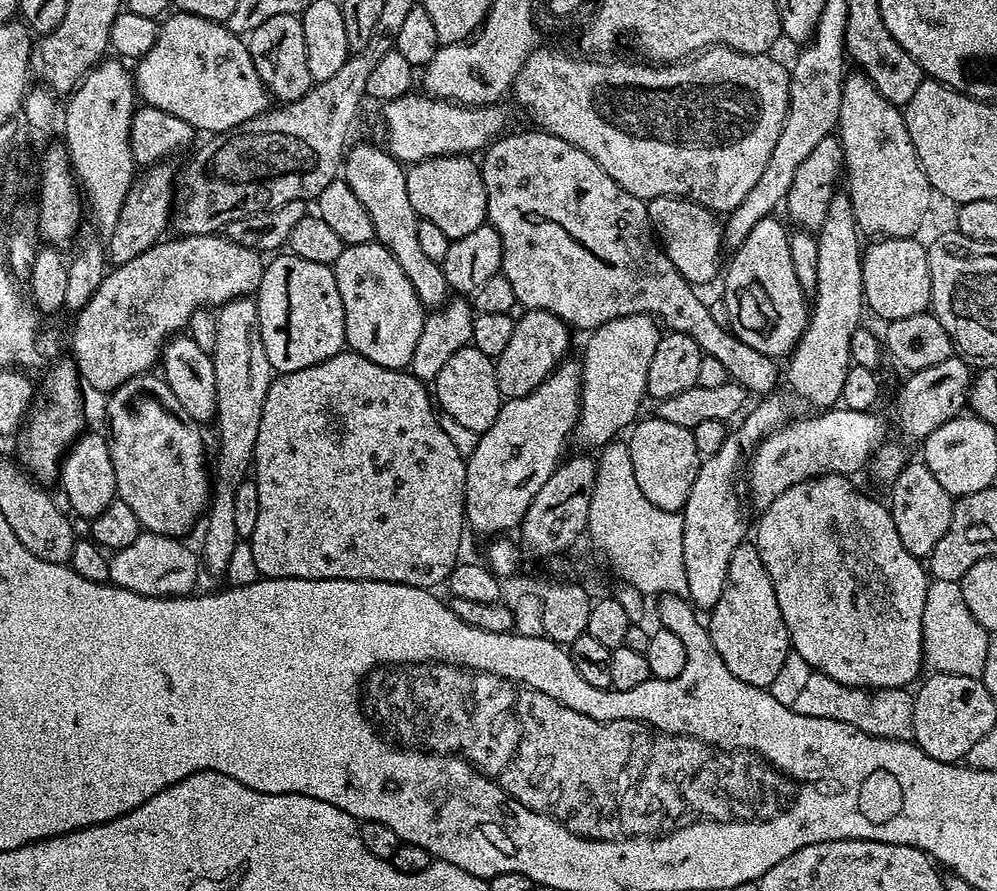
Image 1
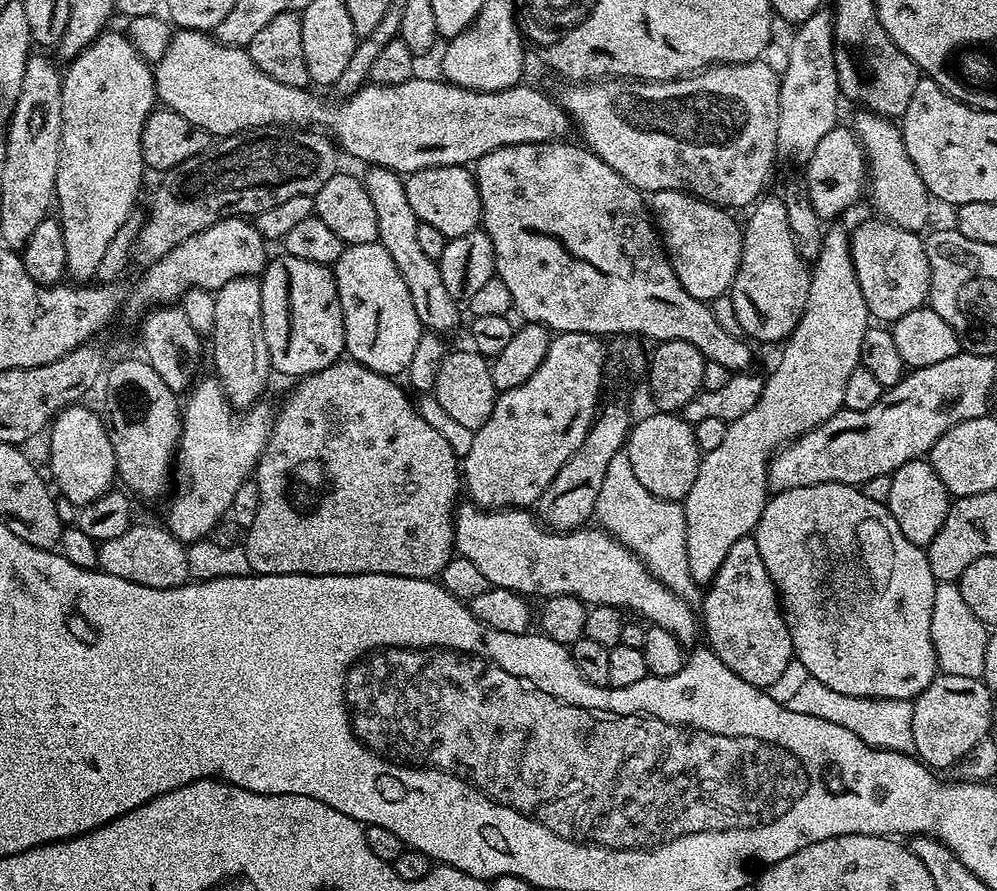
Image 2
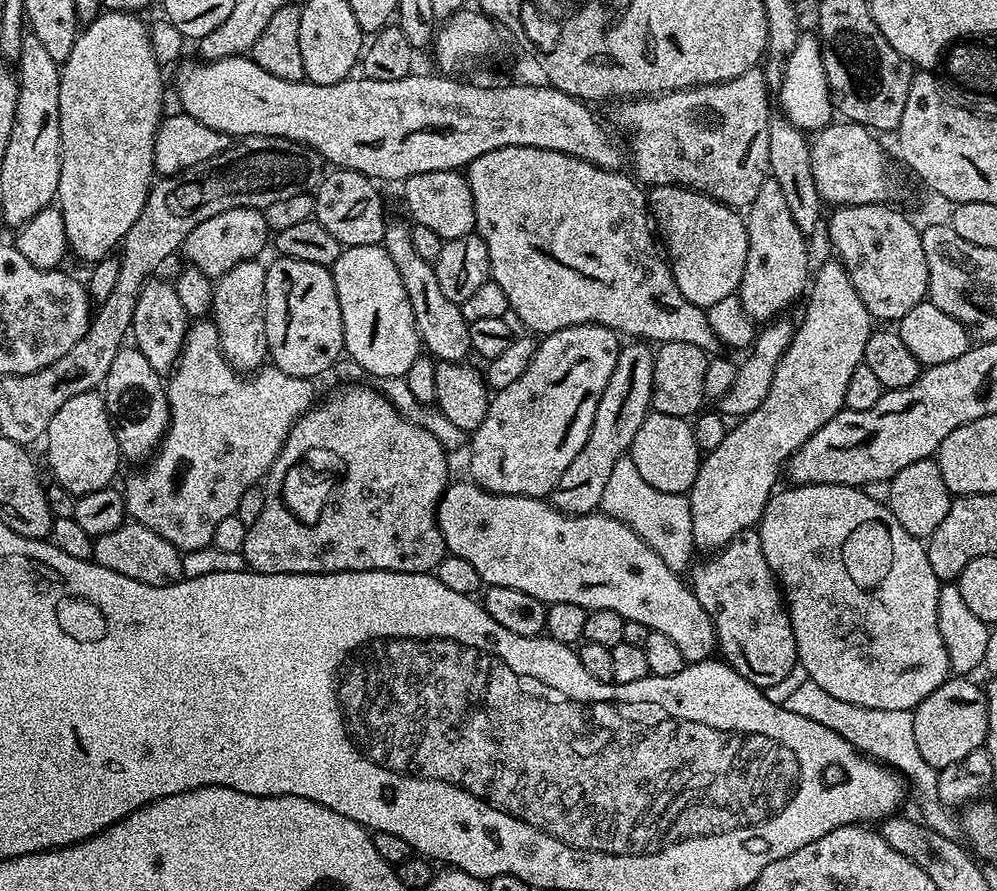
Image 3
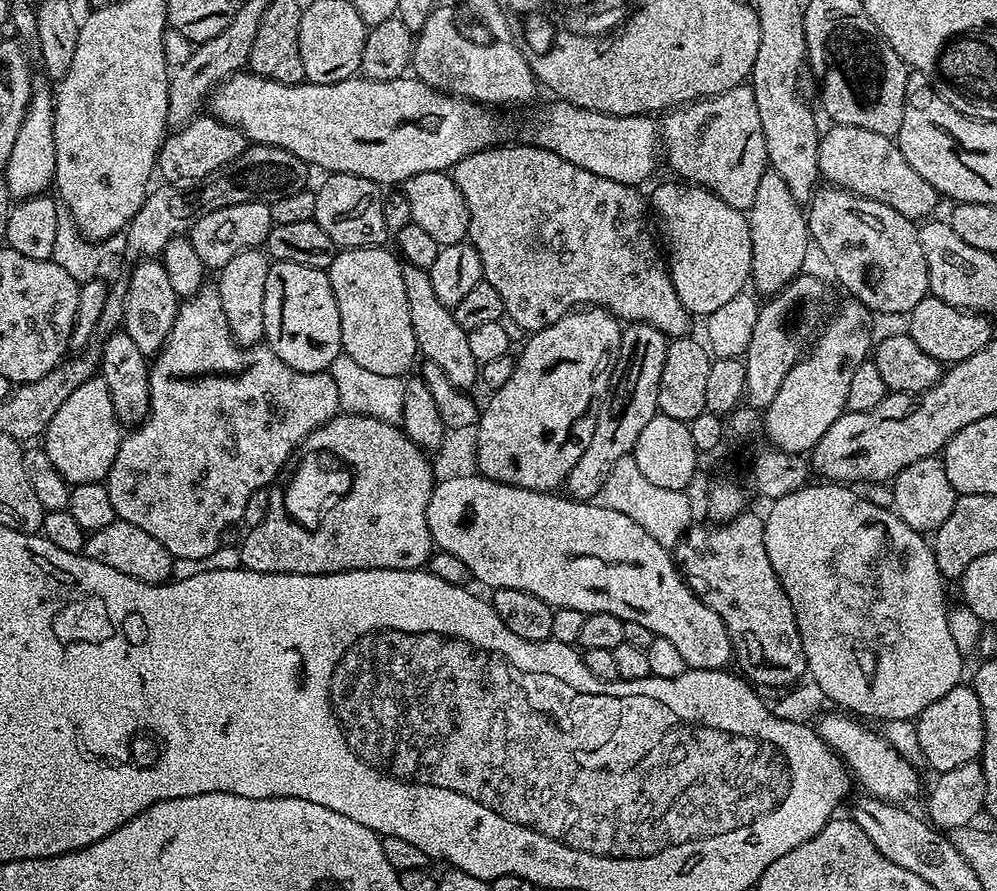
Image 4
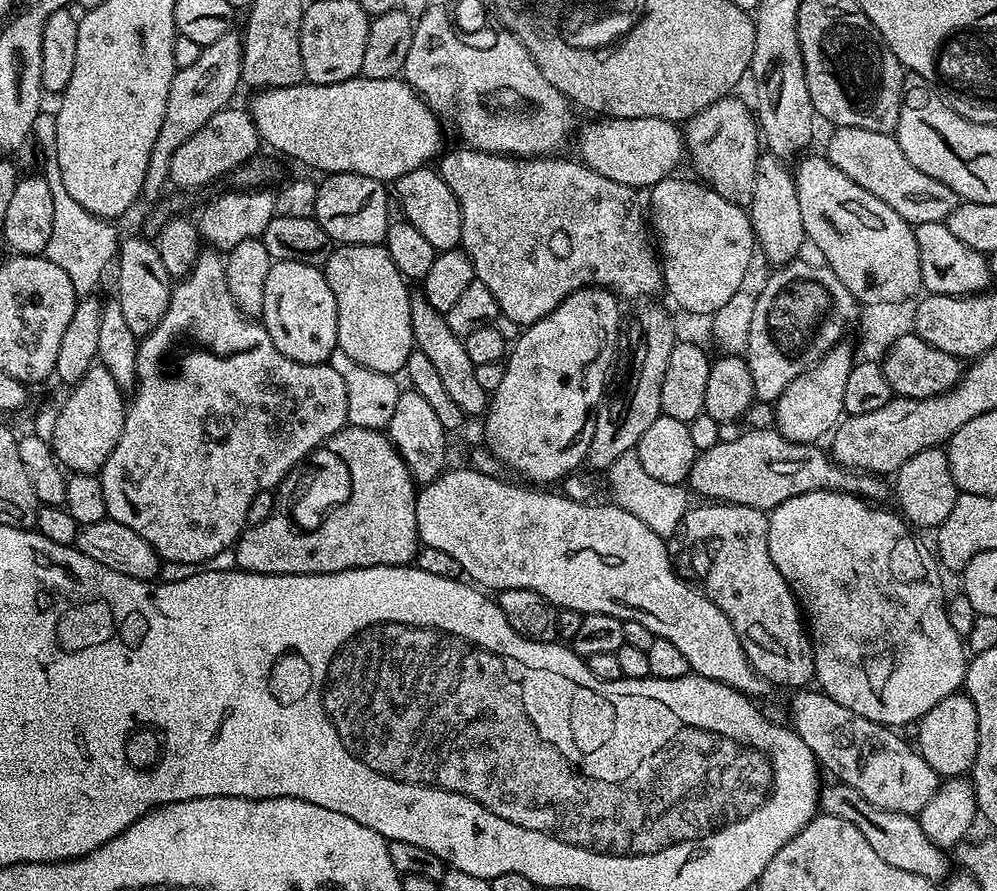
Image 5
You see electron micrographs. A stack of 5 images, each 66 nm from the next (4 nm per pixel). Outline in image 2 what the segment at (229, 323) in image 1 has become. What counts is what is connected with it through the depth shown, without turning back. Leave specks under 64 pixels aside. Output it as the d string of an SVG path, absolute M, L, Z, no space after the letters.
M239 276L226 286L215 289L214 330L212 340L212 364L216 367L215 379L224 388L224 396L233 409L247 410L261 399L268 375L274 369L270 350L266 346L266 334L262 330L262 290L254 276Z

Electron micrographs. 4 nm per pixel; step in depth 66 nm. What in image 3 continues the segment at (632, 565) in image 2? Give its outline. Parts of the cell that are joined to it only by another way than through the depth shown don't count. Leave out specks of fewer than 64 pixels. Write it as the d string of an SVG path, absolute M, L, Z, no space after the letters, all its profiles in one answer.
M471 482L449 483L436 508L436 521L444 539L444 547L453 556L466 558L478 570L485 585L510 586L538 598L544 605L574 602L589 610L614 610L630 622L642 622L649 632L666 634L678 646L682 658L689 664L702 664L711 652L717 651L716 631L691 587L622 522L590 512L586 516L570 516L560 512L547 499L539 496L494 494Z

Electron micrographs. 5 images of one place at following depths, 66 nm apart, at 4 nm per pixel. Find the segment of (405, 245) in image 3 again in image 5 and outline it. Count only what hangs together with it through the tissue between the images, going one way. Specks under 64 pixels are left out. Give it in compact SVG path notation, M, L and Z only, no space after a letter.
M416 294L410 302L410 322L415 347L426 354L426 358L430 358L430 363L438 369L438 378L442 378L450 398L454 398L454 403L464 411L465 417L483 417L488 410L490 393L482 390L478 377L474 374L477 365L470 362L470 354L466 354L463 339L454 334L454 330L450 330L447 315L434 310L434 306L430 306L422 294Z

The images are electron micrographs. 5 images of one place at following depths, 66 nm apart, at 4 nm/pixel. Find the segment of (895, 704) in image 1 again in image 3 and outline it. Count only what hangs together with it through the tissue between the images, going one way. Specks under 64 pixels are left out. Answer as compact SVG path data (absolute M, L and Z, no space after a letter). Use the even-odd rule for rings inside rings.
M807 680L783 704L792 714L800 714L804 718L811 718L827 729L834 730L846 738L856 750L863 752L871 759L885 763L904 775L910 782L910 802L916 806L919 821L936 834L940 834L950 841L961 841L963 827L952 816L938 795L939 769L930 766L926 758L919 753L918 742L915 741L913 711L879 710L873 707L854 706L853 703L839 701L818 686L813 680ZM912 780L913 782L912 782ZM913 786L913 788L912 788ZM913 796L913 798L912 798Z

